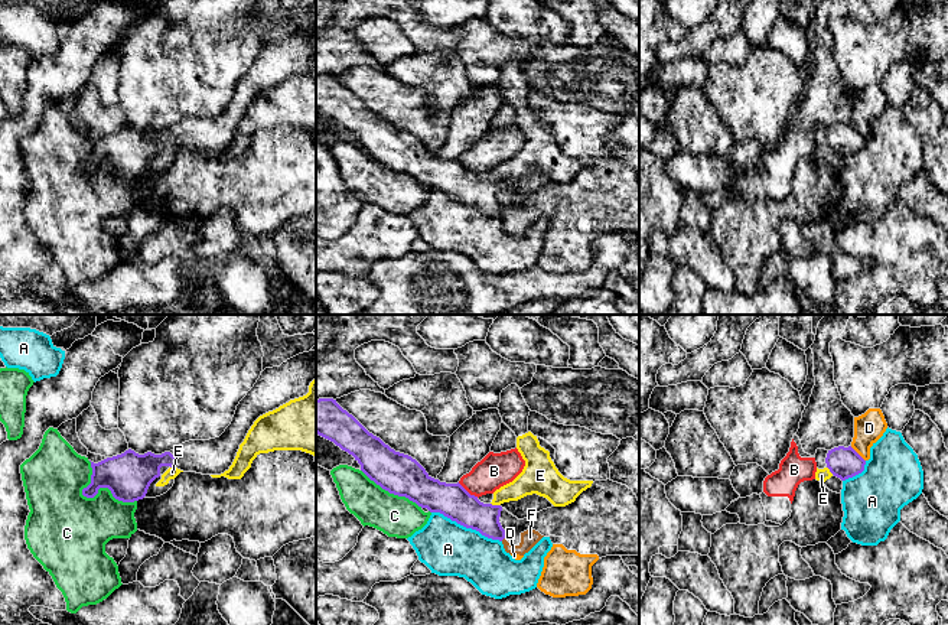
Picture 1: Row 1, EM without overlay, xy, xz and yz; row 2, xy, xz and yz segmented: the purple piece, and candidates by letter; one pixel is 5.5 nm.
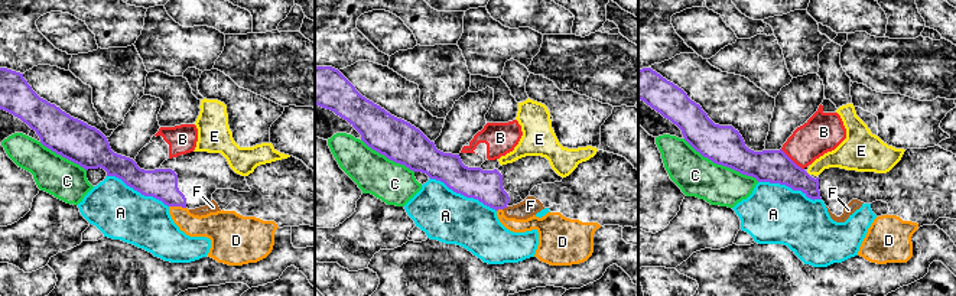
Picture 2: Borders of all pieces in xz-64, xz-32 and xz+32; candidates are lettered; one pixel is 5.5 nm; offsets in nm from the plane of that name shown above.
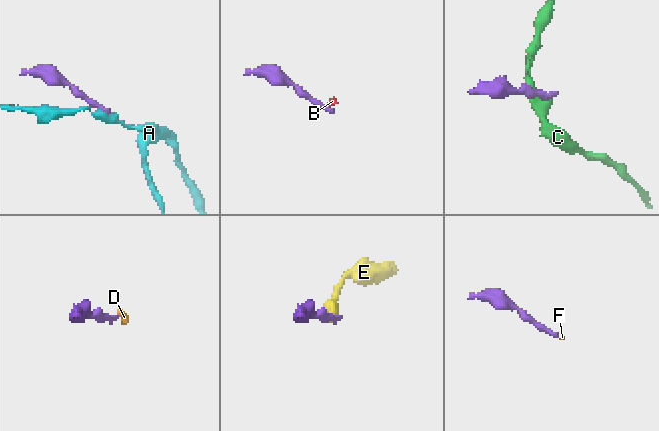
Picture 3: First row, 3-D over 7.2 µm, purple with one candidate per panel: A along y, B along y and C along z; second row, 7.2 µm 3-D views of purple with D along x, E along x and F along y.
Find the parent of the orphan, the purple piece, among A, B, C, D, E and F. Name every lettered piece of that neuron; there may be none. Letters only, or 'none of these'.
none of these

